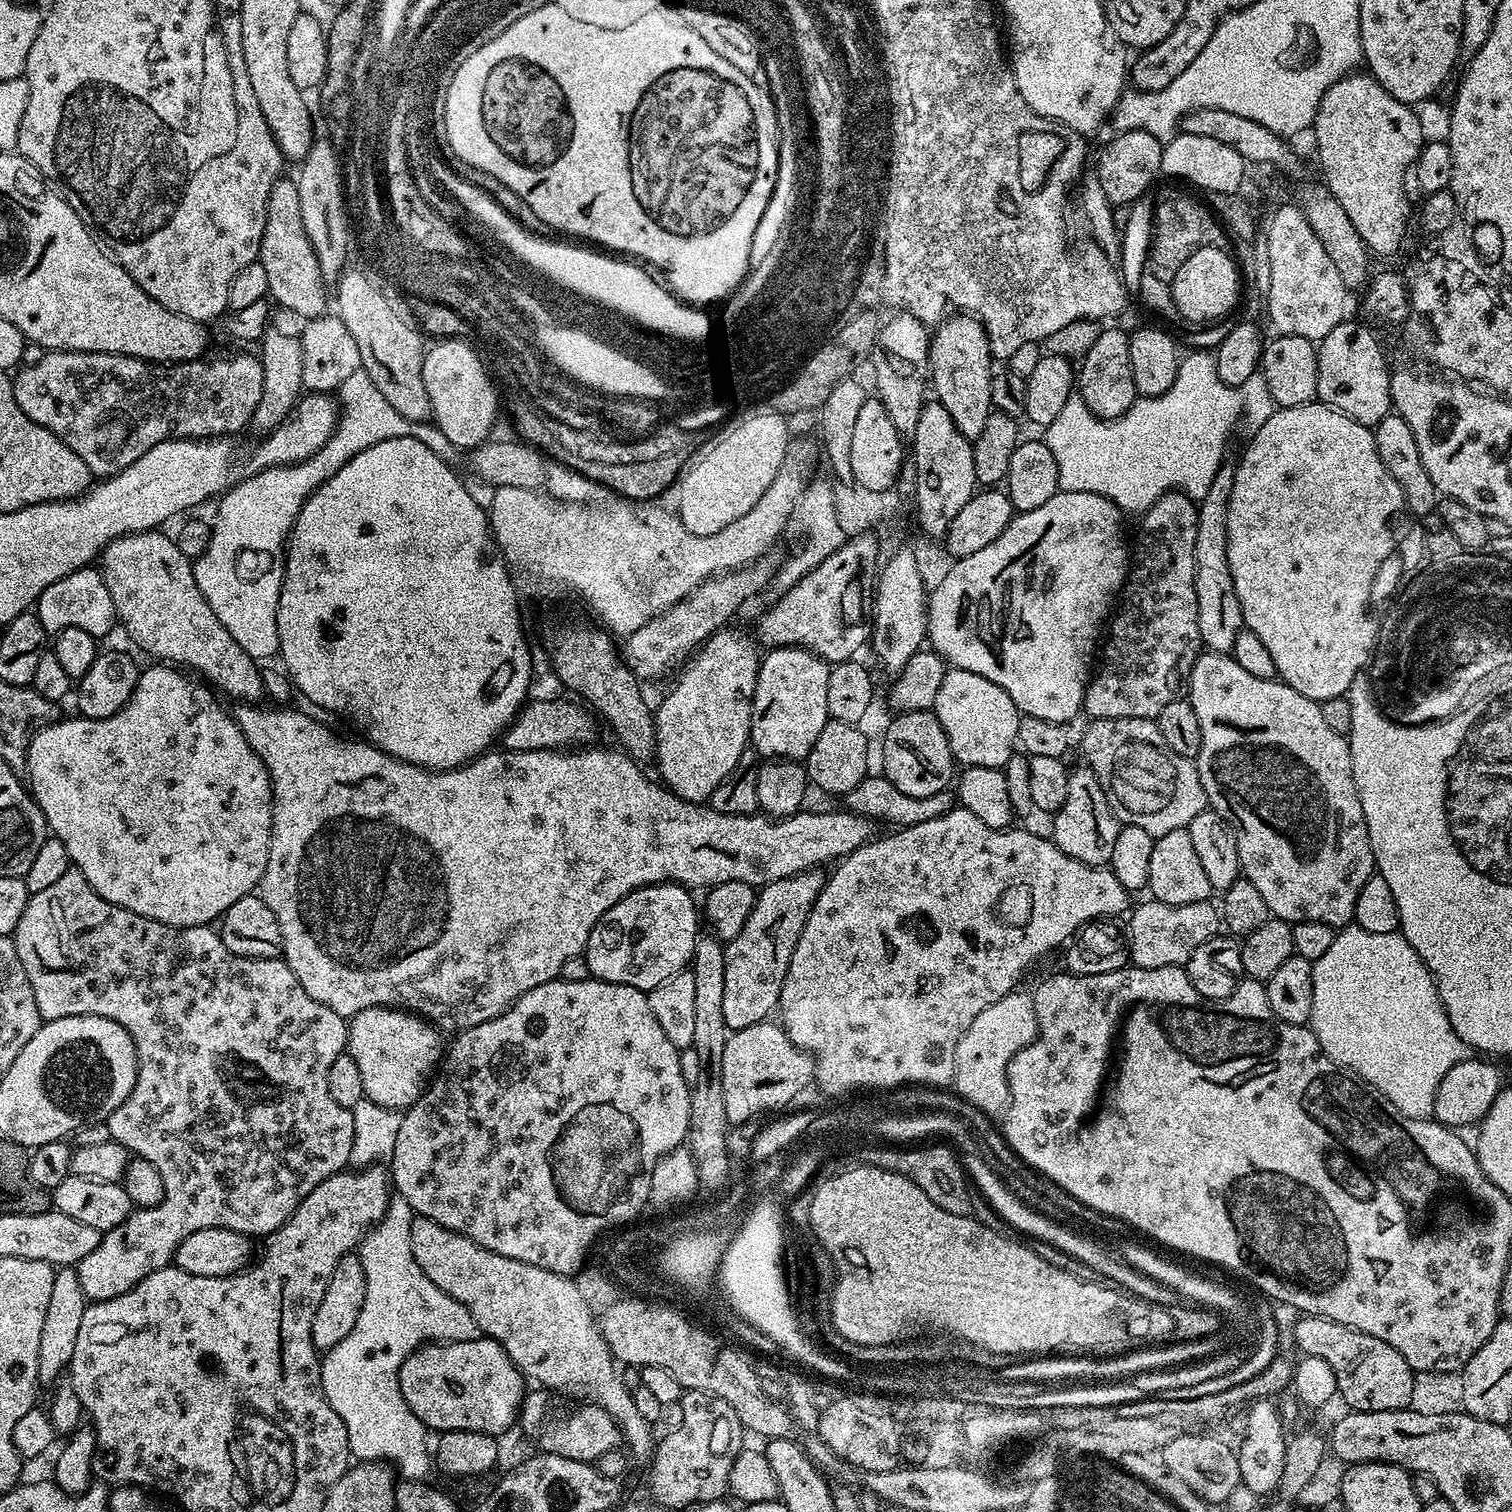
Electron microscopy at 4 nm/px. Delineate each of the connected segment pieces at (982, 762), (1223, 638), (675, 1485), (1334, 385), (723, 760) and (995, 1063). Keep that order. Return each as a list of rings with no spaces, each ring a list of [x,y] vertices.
[[[949,667],[938,689],[934,709],[948,739],[953,757],[969,768],[1003,769],[1004,763],[1017,751],[1019,722],[1022,713],[1014,706],[1010,694],[990,678],[970,670]]]
[[[1221,464],[1214,482],[1198,502],[1198,538],[1194,542],[1194,586],[1198,598],[1198,630],[1201,645],[1210,652],[1231,653],[1238,634],[1244,628],[1242,606],[1234,590],[1234,578],[1230,574],[1228,561],[1228,503],[1230,490],[1234,486],[1236,464]]]
[[[689,1391],[681,1395],[678,1411],[680,1411],[680,1425],[661,1444],[659,1441],[651,1457],[652,1469],[648,1472],[648,1492],[652,1496],[649,1497],[655,1503],[661,1504],[665,1510],[684,1508],[687,1504],[689,1506],[705,1504],[708,1500],[724,1500],[729,1491],[730,1470],[746,1444],[744,1441],[746,1429],[740,1423],[739,1414],[734,1410],[734,1406],[730,1406],[730,1402],[722,1398],[711,1396],[708,1392]]]
[[[1345,318],[1338,326],[1334,326],[1334,330],[1330,330],[1330,334],[1326,334],[1326,338],[1318,341],[1316,395],[1328,407],[1349,416],[1354,422],[1375,429],[1376,424],[1393,411],[1392,377],[1388,360],[1380,349],[1379,338],[1371,332],[1373,329],[1367,323],[1364,324]]]
[[[725,626],[721,628],[719,632],[715,632],[714,635],[708,637],[699,648],[691,653],[690,659],[692,661],[681,670],[680,677],[676,680],[676,685],[665,694],[664,701],[658,706],[655,705],[654,708],[656,717],[656,755],[654,757],[654,765],[656,764],[657,770],[660,771],[661,777],[659,776],[659,779],[662,781],[663,787],[684,800],[711,801],[714,790],[718,790],[718,786],[722,786],[722,778],[726,778],[726,774],[730,774],[730,770],[734,770],[734,766],[738,766],[738,758],[742,758],[742,754],[750,744],[752,734],[752,699],[756,689],[756,675],[760,669],[762,652],[758,647],[757,641],[749,633],[748,637],[742,629],[732,627]]]
[[[1013,990],[998,1002],[986,1006],[962,1034],[954,1058],[954,1089],[961,1101],[967,1102],[985,1117],[999,1117],[1008,1107],[1008,1064],[1038,1035],[1036,1011],[1029,993]]]

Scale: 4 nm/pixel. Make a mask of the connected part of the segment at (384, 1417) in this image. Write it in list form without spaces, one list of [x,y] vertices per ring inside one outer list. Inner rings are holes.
[[[399,1194],[388,1201],[386,1214],[378,1224],[373,1224],[364,1234],[358,1245],[358,1255],[362,1262],[362,1270],[366,1274],[366,1298],[362,1302],[362,1310],[358,1314],[358,1322],[354,1322],[354,1330],[338,1342],[338,1346],[327,1349],[320,1366],[322,1386],[334,1414],[342,1418],[346,1426],[348,1451],[357,1461],[382,1460],[393,1465],[403,1479],[427,1481],[428,1467],[434,1464],[430,1455],[429,1433],[424,1423],[406,1406],[406,1398],[400,1393],[400,1367],[411,1352],[429,1342],[451,1342],[453,1340],[475,1340],[481,1335],[479,1326],[470,1318],[470,1310],[462,1306],[450,1294],[438,1290],[426,1274],[422,1274],[422,1266],[414,1262],[414,1254],[410,1250],[410,1226],[414,1219],[412,1208]]]

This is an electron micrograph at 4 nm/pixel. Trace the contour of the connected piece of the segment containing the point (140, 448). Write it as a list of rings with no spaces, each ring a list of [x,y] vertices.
[[[114,352],[45,353],[36,363],[19,369],[12,379],[14,396],[22,412],[58,434],[65,428],[96,428],[97,477],[107,478],[130,466],[151,447],[164,440],[227,437],[252,422],[254,406],[262,398],[262,370],[255,355],[212,356],[184,363],[151,363],[134,356]]]

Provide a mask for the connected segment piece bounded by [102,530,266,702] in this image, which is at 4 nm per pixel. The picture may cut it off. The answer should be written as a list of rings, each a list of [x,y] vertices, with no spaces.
[[[151,530],[145,532],[134,532],[124,536],[114,537],[102,551],[102,571],[104,573],[104,581],[106,582],[106,590],[110,590],[110,598],[114,602],[114,610],[116,611],[116,619],[126,631],[132,635],[132,640],[140,648],[145,648],[150,655],[156,656],[157,661],[171,662],[176,666],[185,666],[189,664],[193,668],[193,673],[199,674],[209,685],[215,686],[221,693],[226,692],[230,696],[234,696],[240,702],[260,702],[265,699],[266,693],[264,690],[264,683],[262,682],[262,668],[257,661],[252,659],[252,656],[246,650],[242,650],[242,646],[238,646],[238,642],[230,634],[230,630],[226,630],[226,626],[222,626],[222,622],[218,622],[218,614],[214,614],[214,610],[210,610],[210,606],[206,602],[206,598],[202,594],[202,590],[198,586],[198,582],[194,578],[194,570],[192,569],[193,561],[186,554],[182,554],[179,543],[175,539],[172,540],[168,536],[163,536],[163,531]]]

